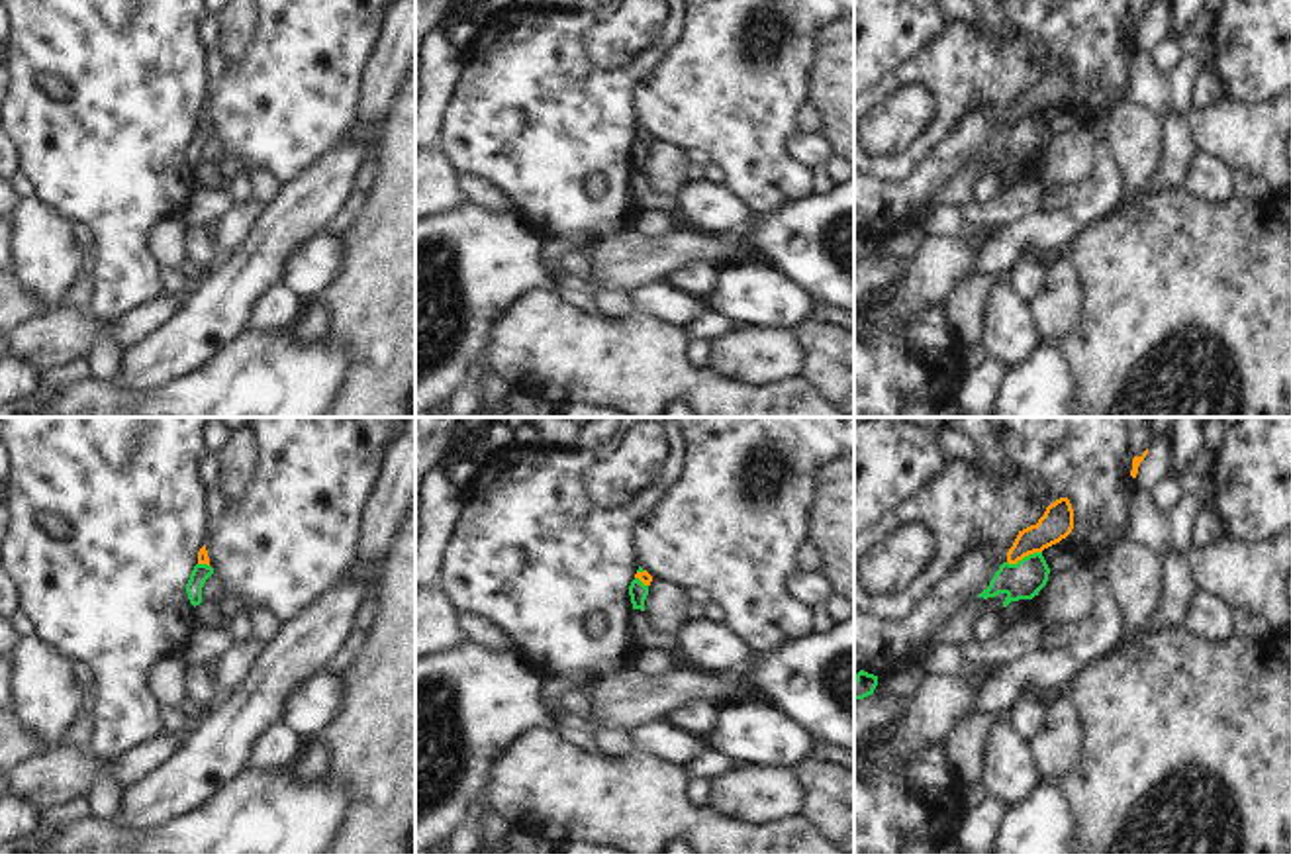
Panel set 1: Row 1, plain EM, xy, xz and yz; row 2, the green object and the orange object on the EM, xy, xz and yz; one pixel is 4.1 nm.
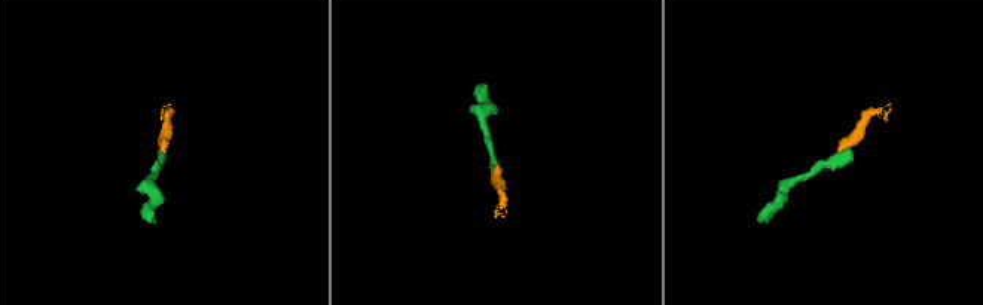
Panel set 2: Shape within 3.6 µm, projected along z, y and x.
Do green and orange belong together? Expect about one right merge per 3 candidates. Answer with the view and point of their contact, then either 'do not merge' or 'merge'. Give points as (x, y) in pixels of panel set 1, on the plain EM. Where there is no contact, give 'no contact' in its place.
contact yz (1025, 118); merge

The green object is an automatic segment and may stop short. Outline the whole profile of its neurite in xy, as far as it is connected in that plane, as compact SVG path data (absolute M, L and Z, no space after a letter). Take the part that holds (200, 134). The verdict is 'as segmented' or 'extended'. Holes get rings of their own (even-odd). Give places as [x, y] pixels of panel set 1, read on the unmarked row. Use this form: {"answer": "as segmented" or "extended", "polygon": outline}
{"answer": "extended", "polygon": "M204 106L198 114L198 125L194 127L190 141L186 145L186 155L194 168L202 165L202 149L212 135L214 129L210 127L208 112Z"}

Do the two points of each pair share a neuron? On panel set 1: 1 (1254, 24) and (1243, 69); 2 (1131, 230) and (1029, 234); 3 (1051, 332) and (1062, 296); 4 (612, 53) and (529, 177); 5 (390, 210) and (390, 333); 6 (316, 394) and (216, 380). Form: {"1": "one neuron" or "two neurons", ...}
{"1": "one neuron", "2": "two neurons", "3": "one neuron", "4": "one neuron", "5": "one neuron", "6": "one neuron"}

